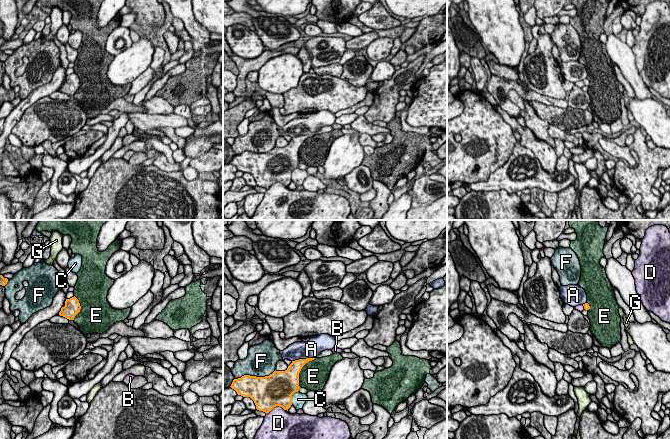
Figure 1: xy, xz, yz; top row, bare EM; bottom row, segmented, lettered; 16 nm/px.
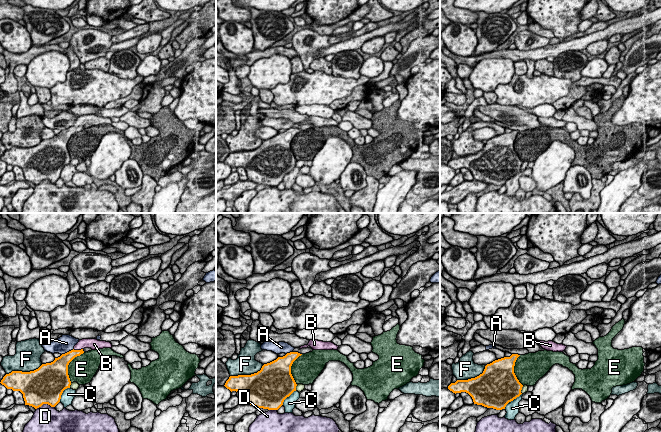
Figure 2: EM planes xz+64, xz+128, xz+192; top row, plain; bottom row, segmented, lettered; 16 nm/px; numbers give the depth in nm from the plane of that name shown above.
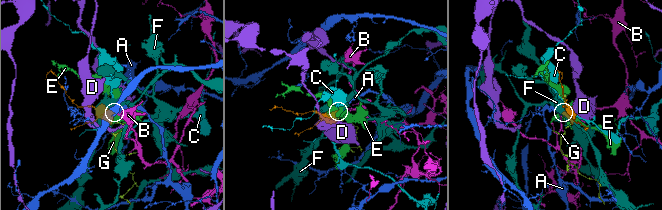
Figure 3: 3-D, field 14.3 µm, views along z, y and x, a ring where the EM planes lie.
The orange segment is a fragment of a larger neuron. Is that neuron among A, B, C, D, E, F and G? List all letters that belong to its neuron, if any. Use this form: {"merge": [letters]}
{"merge": ["B"]}

